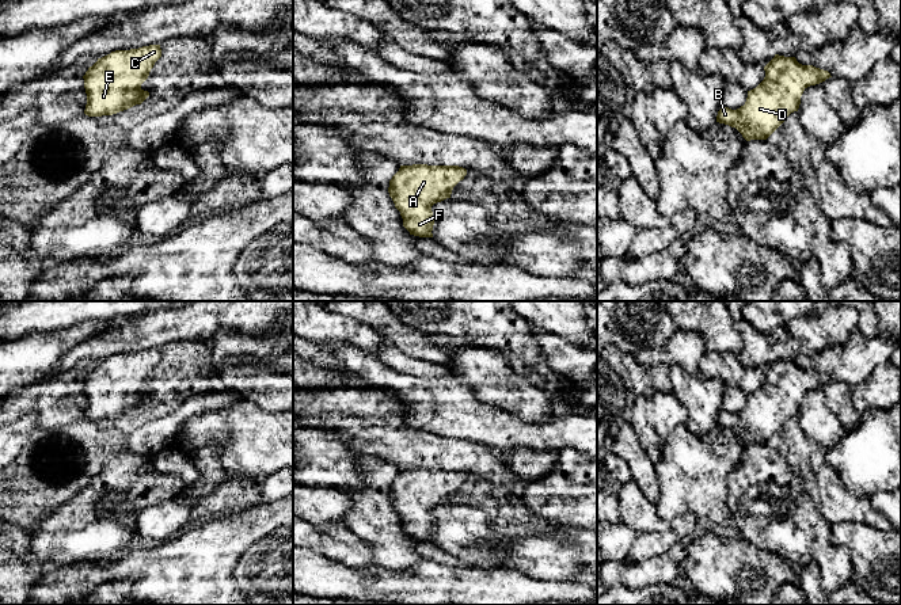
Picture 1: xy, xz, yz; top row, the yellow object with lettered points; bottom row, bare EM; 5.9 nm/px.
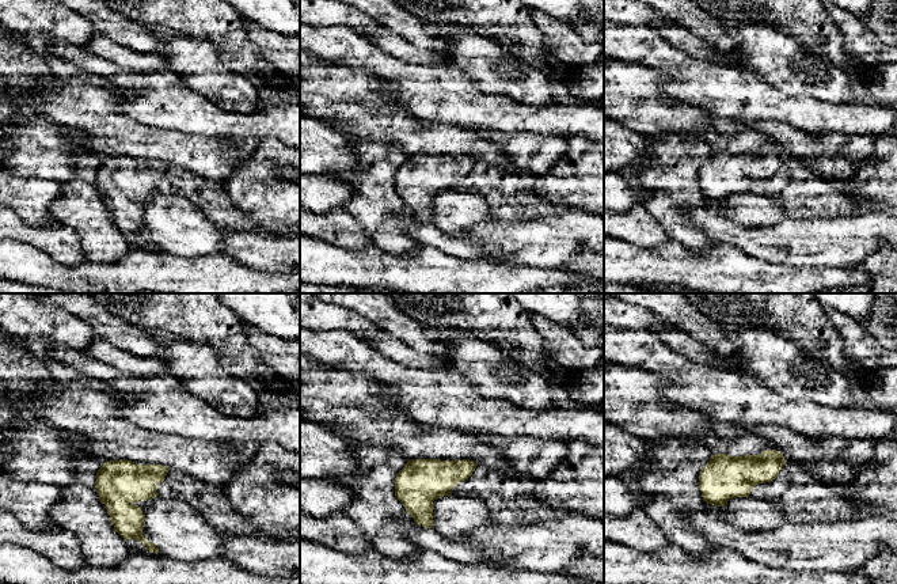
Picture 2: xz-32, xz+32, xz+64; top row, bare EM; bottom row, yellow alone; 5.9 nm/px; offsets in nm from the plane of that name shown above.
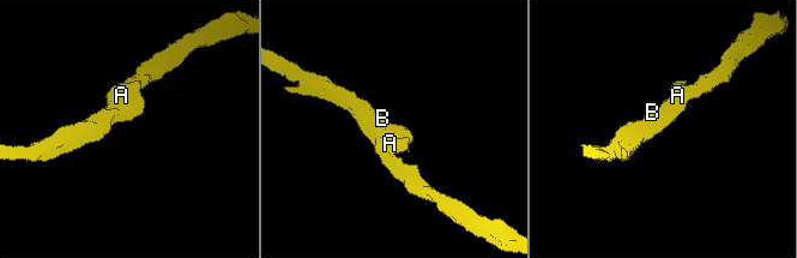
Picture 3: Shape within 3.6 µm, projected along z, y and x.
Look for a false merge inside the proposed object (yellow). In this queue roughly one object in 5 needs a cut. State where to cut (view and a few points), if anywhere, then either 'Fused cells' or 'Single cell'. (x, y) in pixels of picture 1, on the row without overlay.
No split. Single cell

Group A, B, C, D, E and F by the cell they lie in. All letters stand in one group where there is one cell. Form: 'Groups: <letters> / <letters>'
Groups: A B C D E F

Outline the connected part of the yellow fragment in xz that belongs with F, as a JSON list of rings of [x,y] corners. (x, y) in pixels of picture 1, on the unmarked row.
[[[400,469],[399,475],[389,484],[388,496],[395,511],[400,515],[403,530],[410,539],[433,541],[434,520],[432,510],[450,502],[453,491],[464,483],[467,473],[459,469]]]

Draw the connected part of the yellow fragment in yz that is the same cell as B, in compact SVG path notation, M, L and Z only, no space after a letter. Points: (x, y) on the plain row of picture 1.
M775 361L764 370L765 381L753 393L748 395L744 410L737 414L722 411L718 415L716 426L735 431L746 445L767 444L794 415L798 415L803 395L832 381L828 374L813 369L802 369L795 361Z

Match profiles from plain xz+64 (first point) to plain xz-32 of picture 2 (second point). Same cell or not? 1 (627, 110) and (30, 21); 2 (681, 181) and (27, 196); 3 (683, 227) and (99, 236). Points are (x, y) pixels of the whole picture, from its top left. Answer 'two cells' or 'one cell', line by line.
1: two cells
2: two cells
3: one cell

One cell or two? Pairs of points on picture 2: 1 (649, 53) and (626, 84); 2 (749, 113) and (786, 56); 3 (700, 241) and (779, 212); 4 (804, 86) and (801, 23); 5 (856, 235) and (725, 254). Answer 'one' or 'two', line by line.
1: two
2: two
3: two
4: two
5: two

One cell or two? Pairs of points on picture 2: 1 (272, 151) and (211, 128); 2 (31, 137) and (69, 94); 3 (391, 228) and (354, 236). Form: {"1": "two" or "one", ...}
{"1": "two", "2": "two", "3": "two"}

